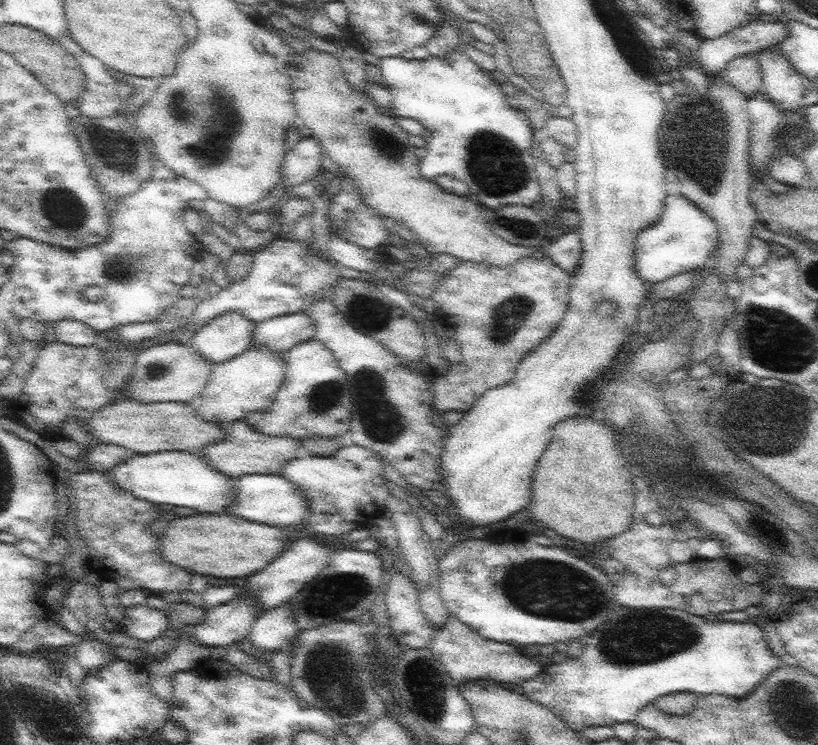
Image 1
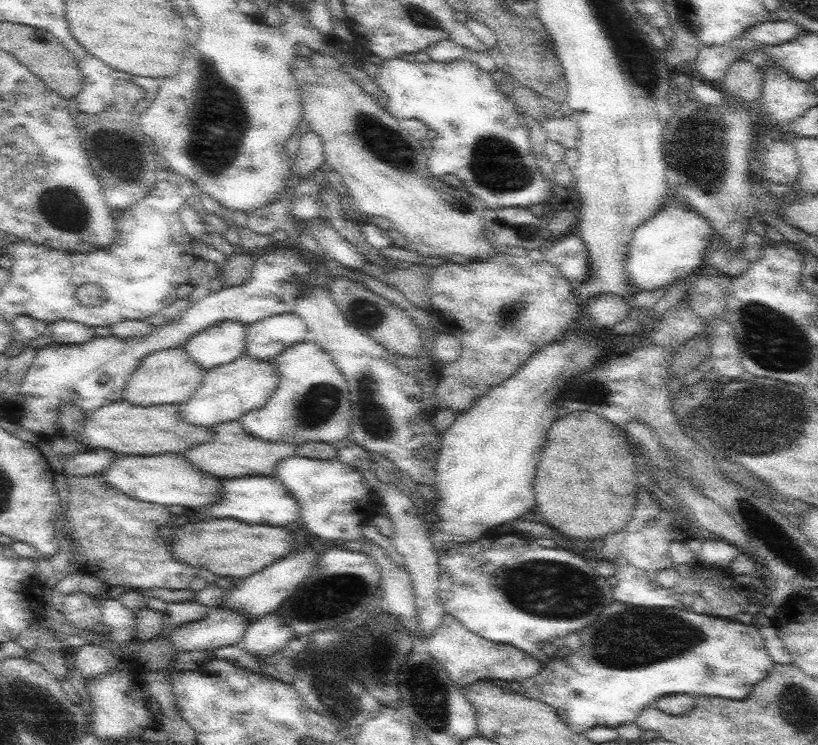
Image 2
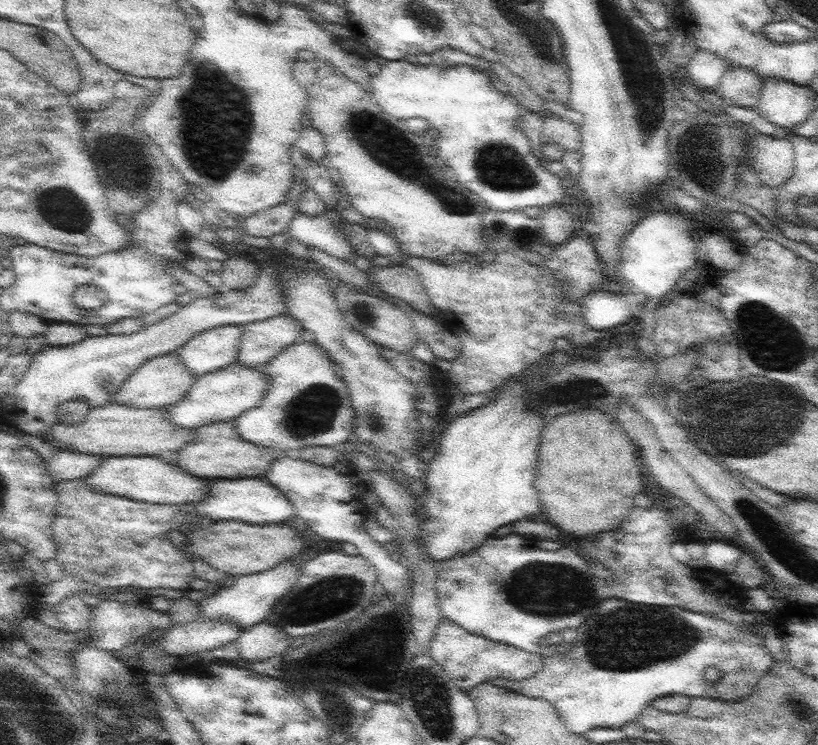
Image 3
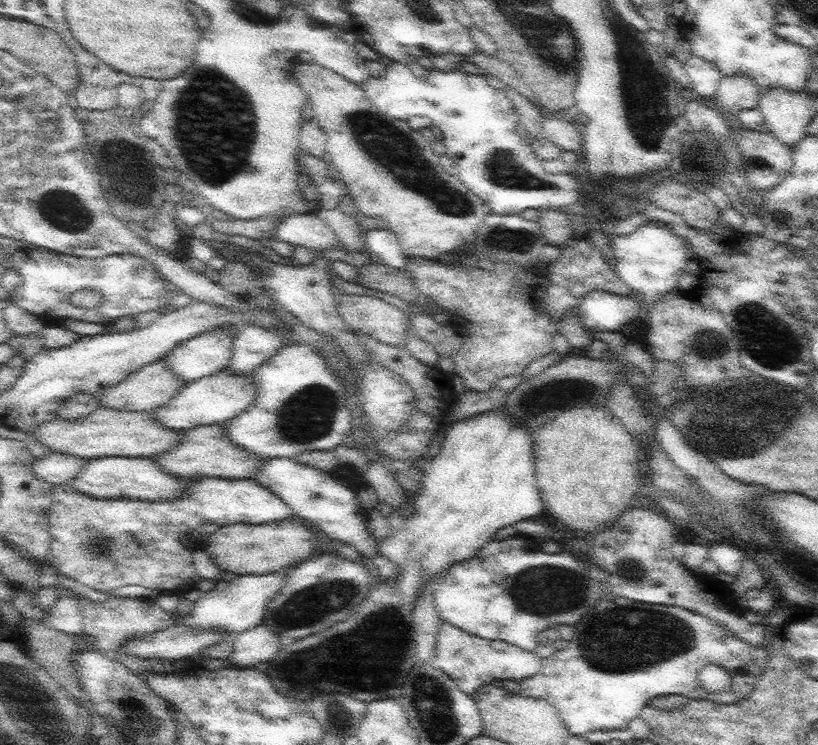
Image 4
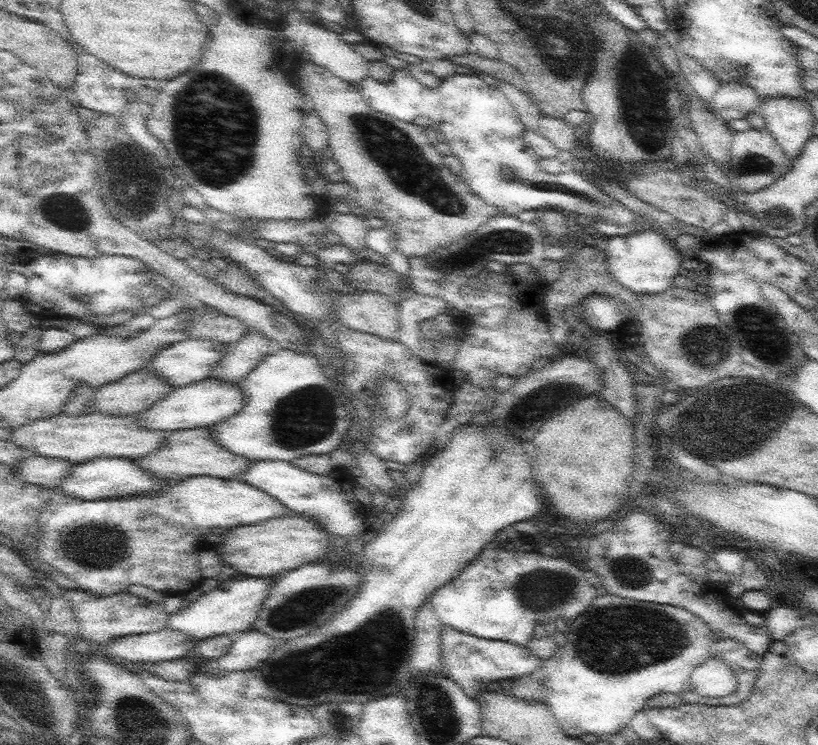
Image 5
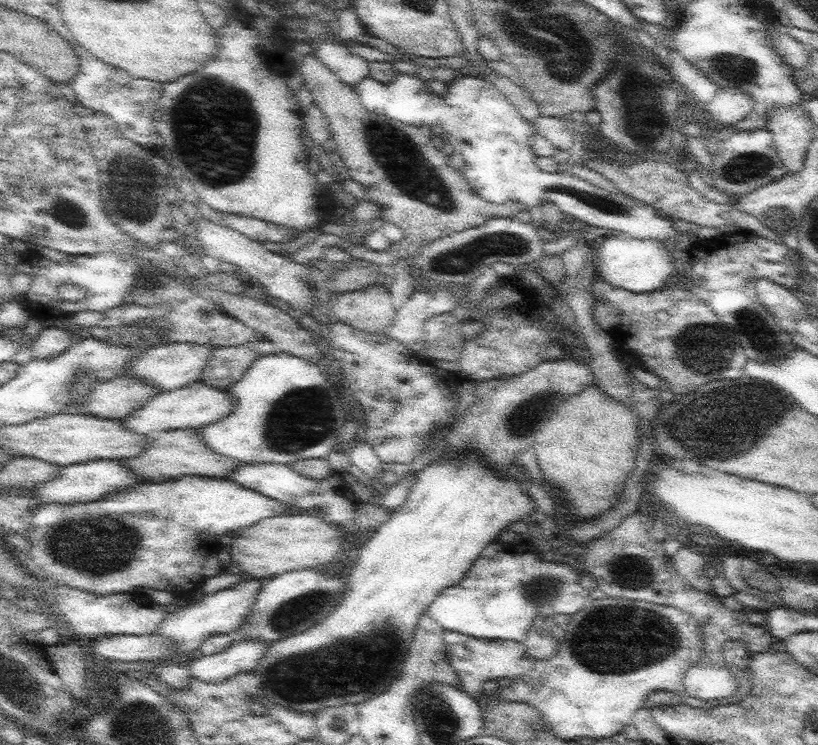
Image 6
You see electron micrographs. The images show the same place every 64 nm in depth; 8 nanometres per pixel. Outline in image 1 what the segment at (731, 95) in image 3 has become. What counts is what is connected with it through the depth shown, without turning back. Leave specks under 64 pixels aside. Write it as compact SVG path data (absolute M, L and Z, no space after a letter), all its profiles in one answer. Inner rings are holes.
M755 54L739 56L731 60L725 68L723 78L731 86L735 86L741 94L745 94L749 100L755 94L759 94L759 90L763 88L763 72L761 72L761 64L757 62Z

